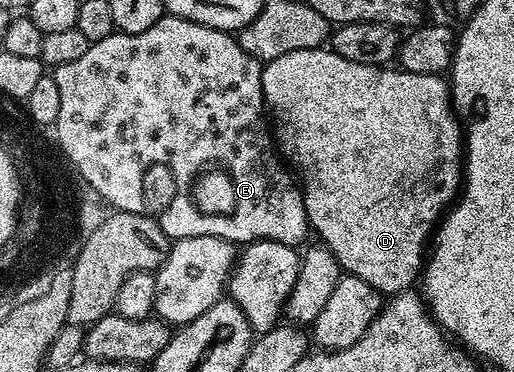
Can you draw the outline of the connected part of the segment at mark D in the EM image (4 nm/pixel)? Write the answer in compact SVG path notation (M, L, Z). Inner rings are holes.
M324 46L315 49L299 49L295 53L283 53L283 57L275 57L268 60L261 68L261 84L263 85L263 97L268 114L271 116L271 131L275 136L276 146L279 148L280 154L284 156L290 164L291 162L297 166L296 174L299 176L300 186L303 188L305 196L305 212L307 213L307 221L314 236L318 235L320 242L331 249L331 253L335 253L335 257L339 261L342 272L346 275L354 275L363 281L367 281L367 285L371 285L375 290L380 291L382 296L392 297L400 291L408 291L414 286L413 282L418 282L419 276L422 274L423 268L427 262L427 248L430 246L431 240L434 238L435 232L445 214L450 207L453 206L458 198L459 192L463 187L463 156L465 153L465 144L463 142L463 124L457 117L457 112L453 109L453 97L451 87L448 82L440 75L424 75L423 73L407 73L400 69L386 69L385 67L372 67L371 65L359 65L355 61L347 61L343 57L339 57L331 49Z

